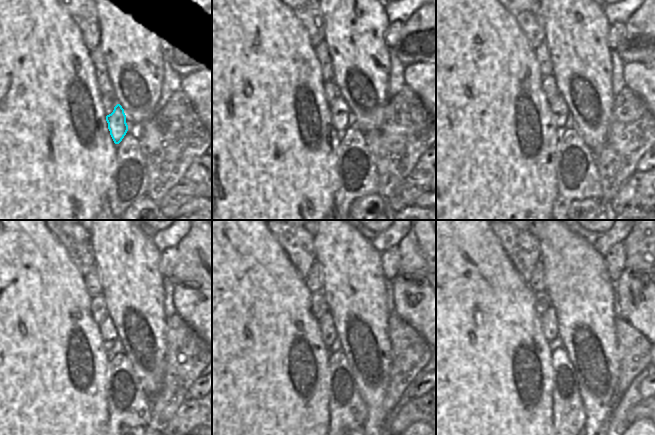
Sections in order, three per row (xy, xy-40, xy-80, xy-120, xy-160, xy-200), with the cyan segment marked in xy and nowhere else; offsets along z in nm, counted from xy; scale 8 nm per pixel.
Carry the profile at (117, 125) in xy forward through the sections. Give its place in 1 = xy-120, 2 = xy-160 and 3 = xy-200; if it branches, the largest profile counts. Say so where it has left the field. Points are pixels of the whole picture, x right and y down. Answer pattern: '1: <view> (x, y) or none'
1: xy-120 (108, 332)
2: xy-160 (326, 323)
3: xy-200 (548, 320)

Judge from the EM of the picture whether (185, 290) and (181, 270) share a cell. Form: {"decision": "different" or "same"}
{"decision": "different"}

